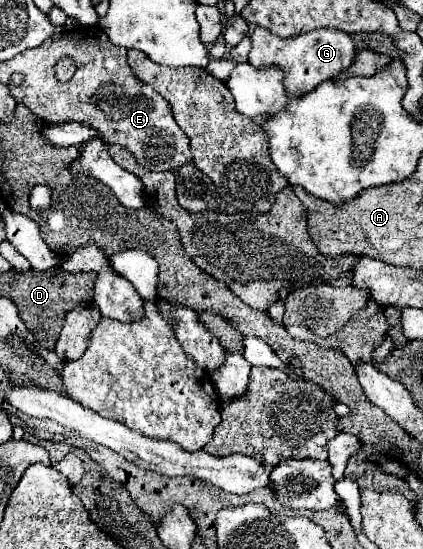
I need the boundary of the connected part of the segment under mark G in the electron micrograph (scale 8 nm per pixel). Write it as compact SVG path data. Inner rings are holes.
M256 27L250 37L252 37L252 51L248 55L248 61L254 67L280 65L286 73L286 79L284 79L286 91L292 95L306 93L308 89L314 89L320 81L340 75L344 69L350 69L350 65L356 59L356 45L352 37L336 29L324 27L324 29L314 29L310 33L304 33L304 35L282 39L282 37L272 35L264 27Z

